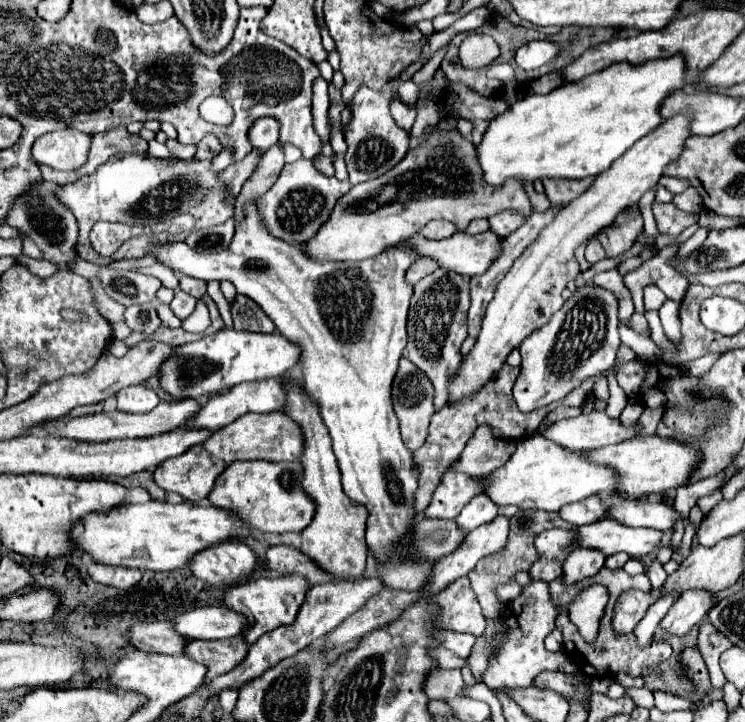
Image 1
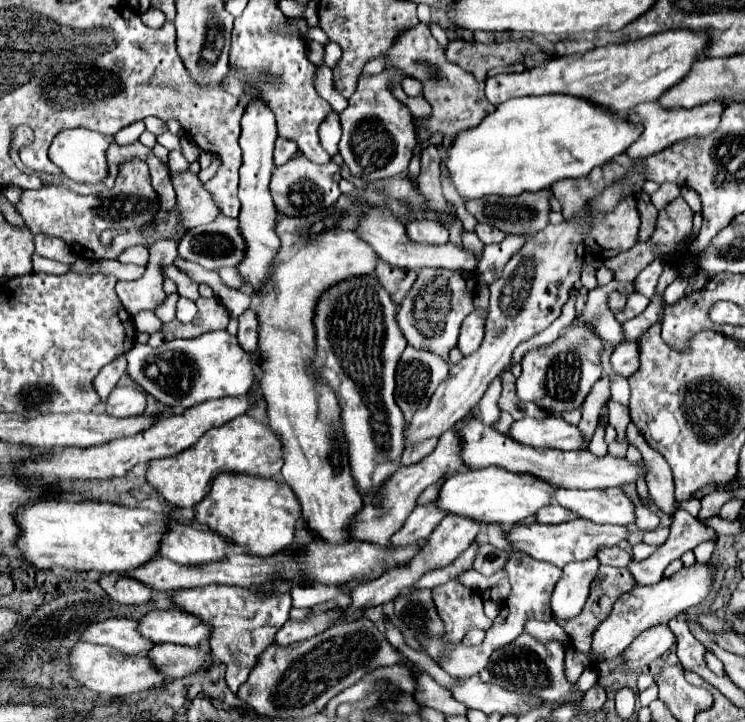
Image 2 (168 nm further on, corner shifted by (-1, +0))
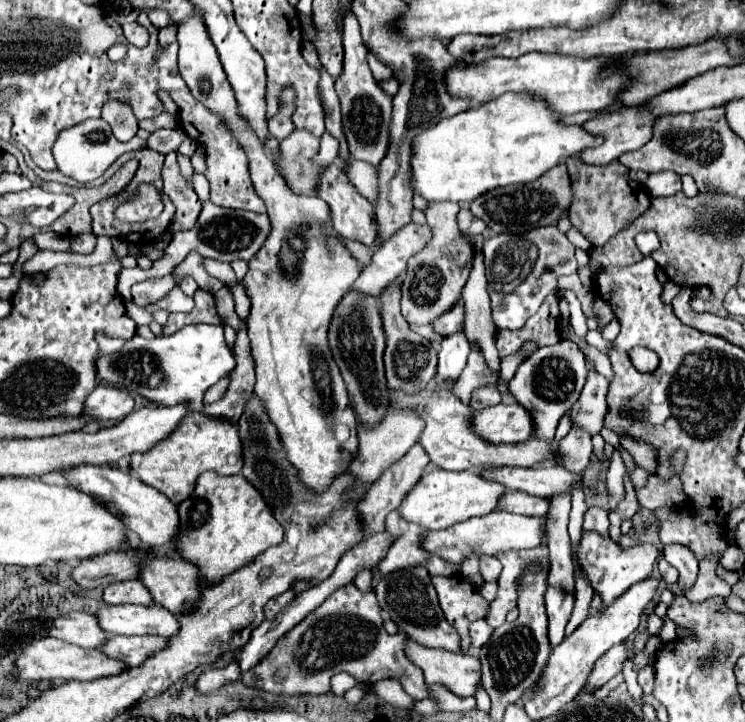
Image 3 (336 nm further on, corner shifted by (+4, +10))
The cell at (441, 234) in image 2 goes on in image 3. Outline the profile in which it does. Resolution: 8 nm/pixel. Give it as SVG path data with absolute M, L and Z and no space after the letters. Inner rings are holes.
M410 222L408 226L404 226L402 230L398 230L392 238L388 238L388 240L374 252L370 264L362 268L358 280L352 284L352 290L360 292L360 294L368 294L368 296L372 296L372 298L380 298L380 294L384 292L384 288L388 288L388 286L400 276L400 272L406 270L408 258L414 256L416 252L420 252L420 250L426 246L426 242L428 242L430 236L432 236L430 226L420 226L420 224L414 224L414 222Z

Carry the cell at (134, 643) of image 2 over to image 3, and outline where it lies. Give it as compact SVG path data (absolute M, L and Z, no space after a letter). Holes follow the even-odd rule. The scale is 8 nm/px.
M70 612L54 618L48 634L82 648L96 648L104 644L108 636L104 630L100 630L96 618L86 612Z

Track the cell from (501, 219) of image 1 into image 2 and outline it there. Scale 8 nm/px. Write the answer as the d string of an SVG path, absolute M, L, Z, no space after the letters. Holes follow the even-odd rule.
M477 224L475 234L479 236L479 240L481 240L483 244L497 244L497 242L501 242L501 240L505 238L505 234L503 234L501 230L493 228L491 224Z

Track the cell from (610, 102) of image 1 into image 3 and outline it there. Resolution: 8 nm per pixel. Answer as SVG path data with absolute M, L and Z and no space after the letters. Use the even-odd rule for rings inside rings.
M502 94L480 108L444 118L436 126L420 132L412 142L410 188L428 202L474 202L494 188L532 182L562 160L578 156L584 148L600 146L600 136L592 136L580 126L564 126L558 120L560 114L552 112L542 98L530 94Z

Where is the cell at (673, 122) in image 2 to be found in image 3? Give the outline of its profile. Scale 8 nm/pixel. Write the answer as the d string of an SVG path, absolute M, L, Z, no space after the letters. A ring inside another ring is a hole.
M628 106L628 108L620 108L620 112L610 112L610 114L600 114L596 116L594 120L588 120L584 122L584 130L588 130L590 134L596 134L596 136L602 136L604 142L596 148L588 148L584 152L578 154L578 158L584 162L584 164L592 164L592 166L606 166L614 160L620 158L620 154L624 152L630 152L630 150L638 150L640 146L644 146L650 138L652 138L652 126L654 126L654 116L644 112L644 110L638 110L636 106Z

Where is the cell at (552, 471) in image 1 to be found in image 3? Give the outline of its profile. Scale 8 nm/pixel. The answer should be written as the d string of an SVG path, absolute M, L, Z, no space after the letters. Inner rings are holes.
M434 468L420 478L420 482L404 496L404 500L396 510L410 524L418 524L424 530L440 530L456 522L464 522L472 516L490 514L496 508L496 502L502 494L504 494L502 484L488 482L472 470L450 472L450 470Z

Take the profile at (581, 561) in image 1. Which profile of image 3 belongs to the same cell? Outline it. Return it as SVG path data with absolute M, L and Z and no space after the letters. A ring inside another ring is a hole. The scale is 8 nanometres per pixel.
M548 588L546 612L548 612L548 640L550 646L558 646L564 640L564 628L574 606L574 596L562 590Z

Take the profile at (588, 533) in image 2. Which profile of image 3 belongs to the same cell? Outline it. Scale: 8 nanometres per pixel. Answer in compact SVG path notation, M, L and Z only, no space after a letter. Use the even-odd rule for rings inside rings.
M492 512L486 516L470 518L468 522L458 522L456 526L450 526L448 530L426 530L420 538L420 546L428 554L436 554L446 562L462 564L464 558L470 558L472 554L488 554L496 556L508 550L520 550L520 548L538 548L544 542L544 524L546 516L542 518L530 518L530 516L518 516L510 512Z

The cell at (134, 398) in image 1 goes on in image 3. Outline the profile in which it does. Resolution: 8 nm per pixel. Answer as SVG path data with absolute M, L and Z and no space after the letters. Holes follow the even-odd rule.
M96 386L96 390L84 400L84 414L98 422L120 422L134 408L130 392L114 386Z

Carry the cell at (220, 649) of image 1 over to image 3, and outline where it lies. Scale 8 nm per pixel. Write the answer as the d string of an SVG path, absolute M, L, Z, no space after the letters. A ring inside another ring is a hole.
M112 636L104 646L98 646L108 658L124 662L128 668L140 666L150 654L164 648L166 638L160 636Z

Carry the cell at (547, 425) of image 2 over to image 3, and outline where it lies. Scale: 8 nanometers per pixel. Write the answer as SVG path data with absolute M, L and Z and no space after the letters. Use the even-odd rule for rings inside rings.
M496 404L472 412L472 430L486 442L514 444L528 440L534 426L528 410L520 404Z

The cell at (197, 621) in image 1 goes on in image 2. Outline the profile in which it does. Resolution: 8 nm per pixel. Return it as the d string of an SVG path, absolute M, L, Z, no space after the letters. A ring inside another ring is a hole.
M179 608L151 610L139 620L139 632L157 644L173 642L187 646L203 644L211 636L211 628L203 620L179 612Z

